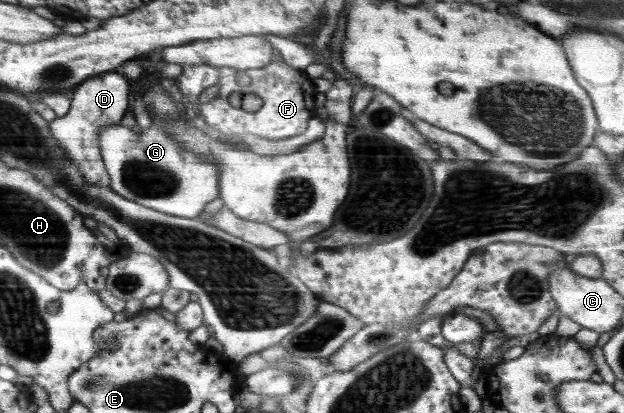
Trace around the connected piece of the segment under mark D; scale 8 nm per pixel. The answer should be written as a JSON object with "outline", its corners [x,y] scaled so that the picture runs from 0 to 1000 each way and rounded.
{"outline":[[[184,174],[139,191],[120,211],[112,228],[114,249],[107,276],[101,286],[90,283],[79,298],[85,332],[91,334],[95,351],[99,354],[112,387],[125,400],[138,441],[149,450],[176,453],[176,419],[171,416],[168,387],[163,380],[159,332],[162,332],[163,310],[170,310],[178,295],[191,295],[197,276],[204,271],[207,262],[204,213],[207,213],[204,189]]]}

